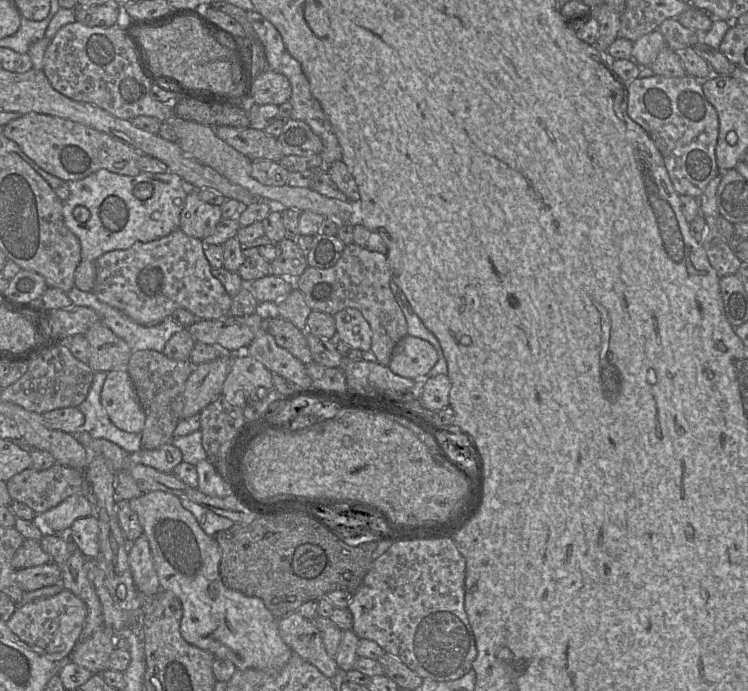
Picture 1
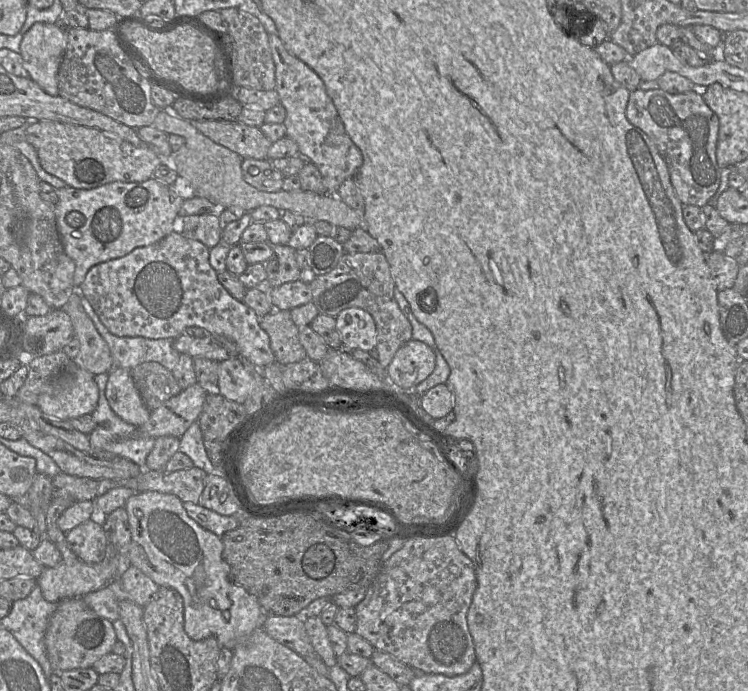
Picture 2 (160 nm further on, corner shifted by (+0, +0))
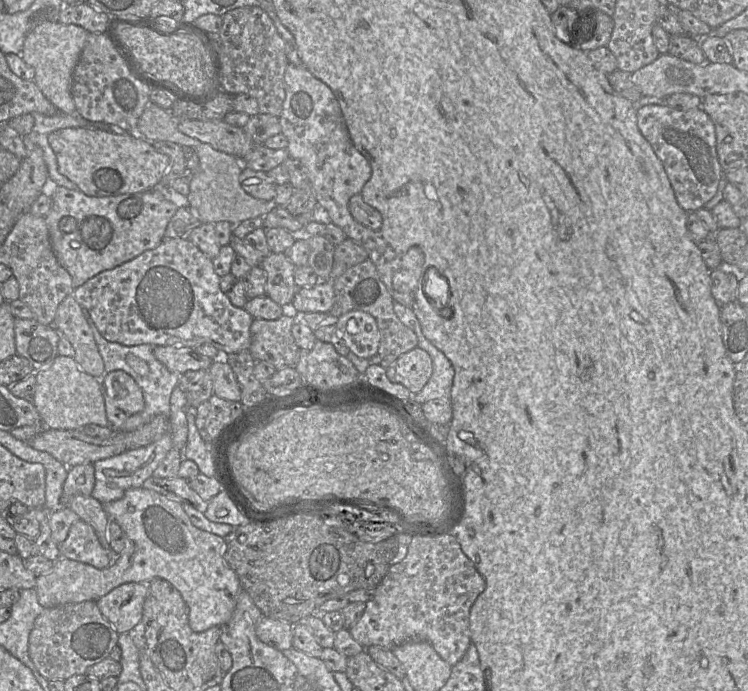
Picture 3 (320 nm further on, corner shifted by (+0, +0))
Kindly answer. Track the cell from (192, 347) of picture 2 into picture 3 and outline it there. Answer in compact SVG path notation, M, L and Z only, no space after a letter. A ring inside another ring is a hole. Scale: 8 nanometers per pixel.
M155 346L154 355L168 370L177 374L187 371L209 370L213 359L187 346Z

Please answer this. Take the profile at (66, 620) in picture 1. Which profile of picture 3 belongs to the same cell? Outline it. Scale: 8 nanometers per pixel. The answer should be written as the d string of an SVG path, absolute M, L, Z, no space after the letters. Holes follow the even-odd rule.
M128 582L100 597L96 604L118 634L129 633L140 628L147 593L147 583Z

